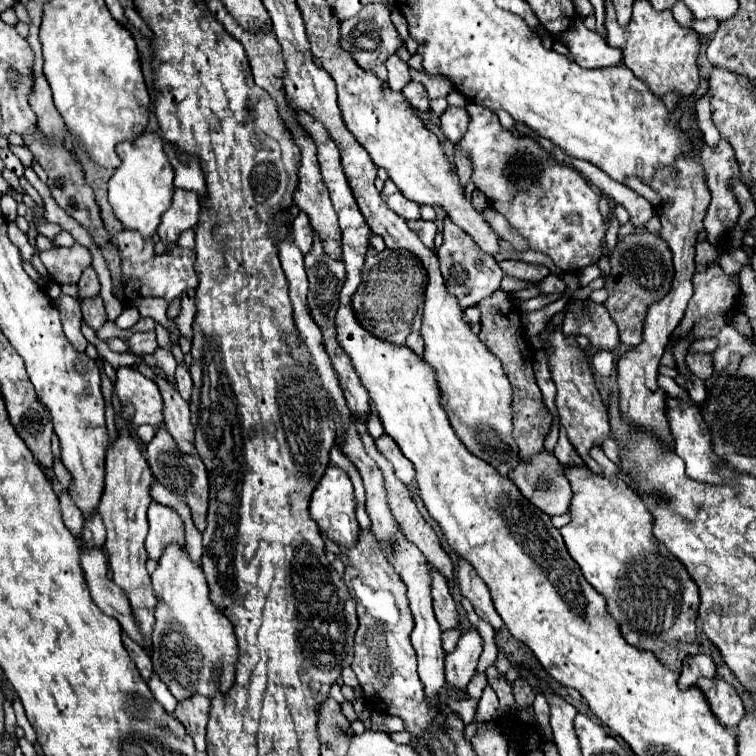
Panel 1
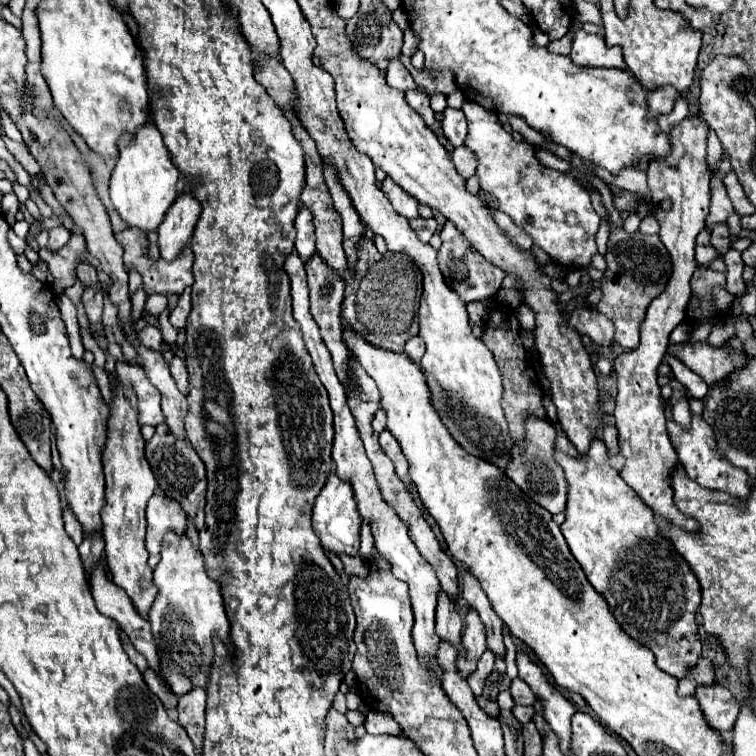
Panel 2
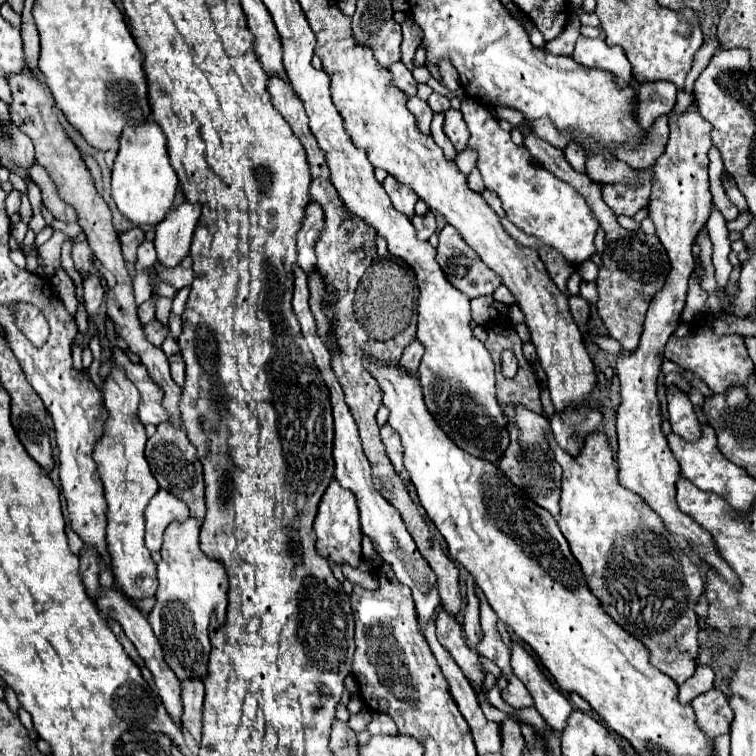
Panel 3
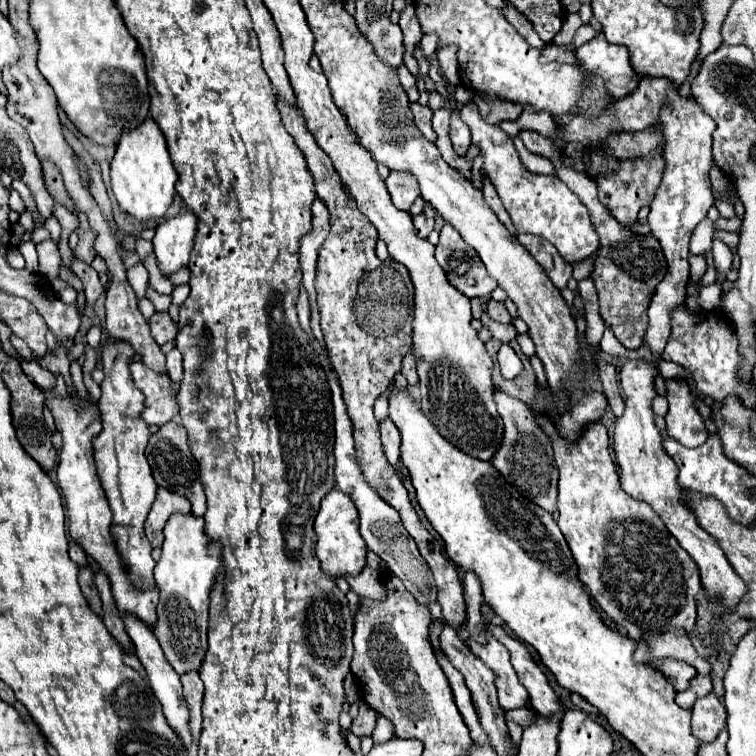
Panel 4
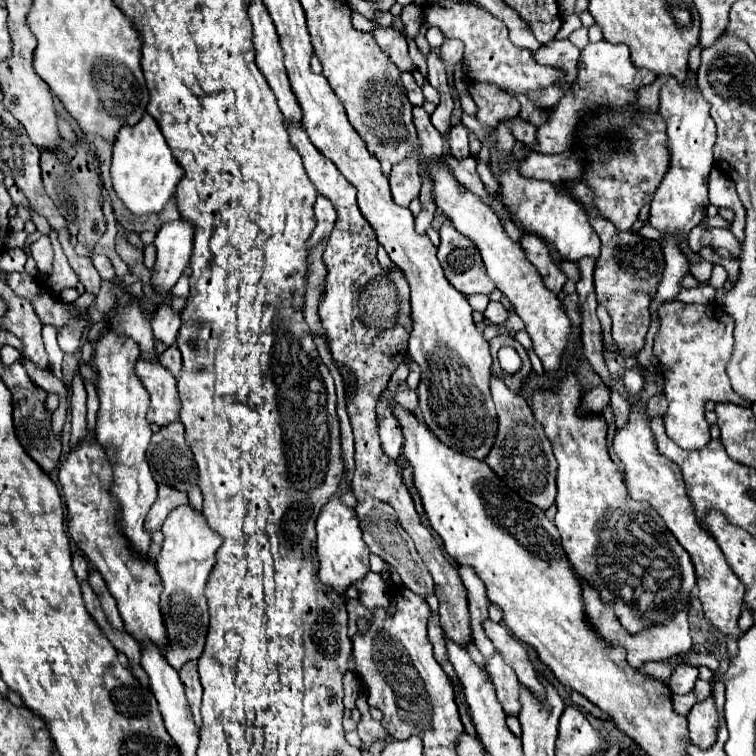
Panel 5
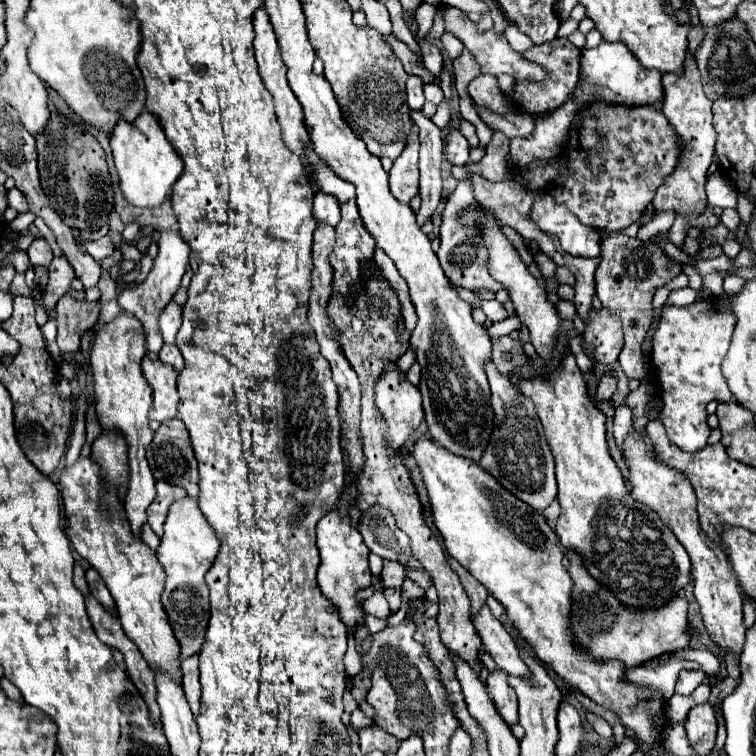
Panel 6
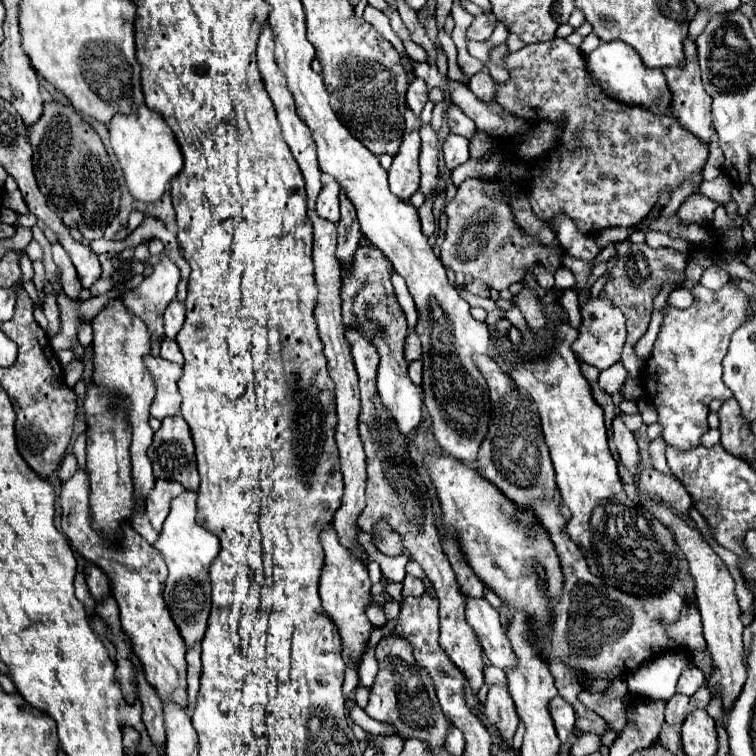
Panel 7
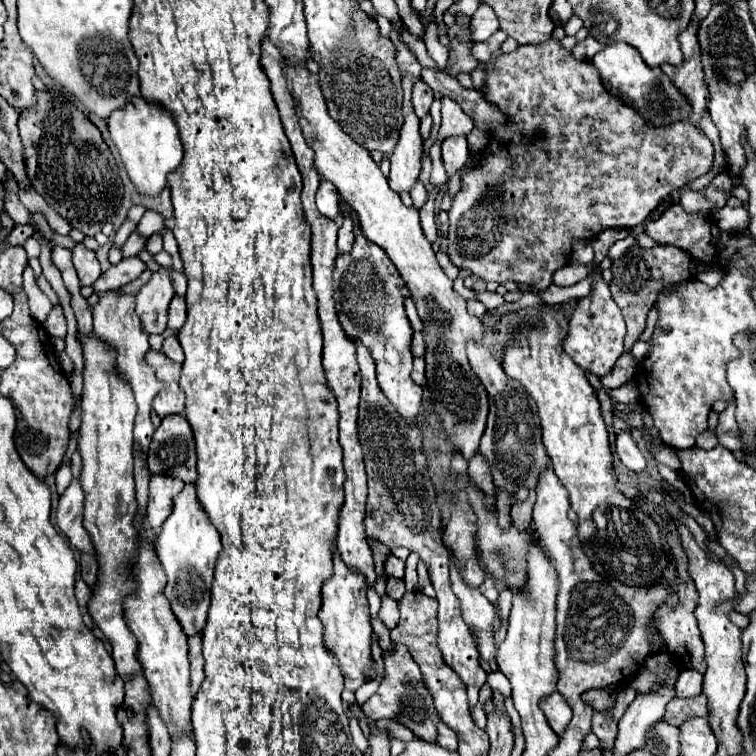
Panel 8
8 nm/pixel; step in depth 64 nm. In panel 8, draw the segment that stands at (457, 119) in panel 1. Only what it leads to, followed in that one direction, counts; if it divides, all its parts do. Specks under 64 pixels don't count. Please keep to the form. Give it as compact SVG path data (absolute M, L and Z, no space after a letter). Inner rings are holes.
M452 136L442 142L442 162L448 176L454 176L468 160L468 144L464 136Z

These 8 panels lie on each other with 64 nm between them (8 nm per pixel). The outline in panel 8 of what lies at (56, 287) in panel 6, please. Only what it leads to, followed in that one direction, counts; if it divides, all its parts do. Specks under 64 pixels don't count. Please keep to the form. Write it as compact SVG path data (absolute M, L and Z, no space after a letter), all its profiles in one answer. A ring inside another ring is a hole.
M58 304L48 314L48 318L44 322L44 328L50 334L50 338L66 338L66 318L64 318L64 312Z

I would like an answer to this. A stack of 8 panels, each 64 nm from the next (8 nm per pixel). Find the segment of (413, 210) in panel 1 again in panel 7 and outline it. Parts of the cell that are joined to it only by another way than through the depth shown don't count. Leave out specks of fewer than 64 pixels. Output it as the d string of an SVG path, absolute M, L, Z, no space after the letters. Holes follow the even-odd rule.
M406 110L404 118L406 118L406 128L404 128L402 144L388 170L388 180L392 194L396 194L402 200L408 200L420 186L420 170L418 170L420 120L412 110Z

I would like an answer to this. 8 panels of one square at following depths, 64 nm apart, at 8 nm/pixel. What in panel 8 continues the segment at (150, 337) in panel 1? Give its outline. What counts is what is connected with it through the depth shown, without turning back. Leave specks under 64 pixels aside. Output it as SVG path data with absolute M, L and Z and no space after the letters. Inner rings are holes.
M174 296L170 302L170 310L168 310L168 326L170 328L182 328L182 324L186 322L186 302L182 296Z

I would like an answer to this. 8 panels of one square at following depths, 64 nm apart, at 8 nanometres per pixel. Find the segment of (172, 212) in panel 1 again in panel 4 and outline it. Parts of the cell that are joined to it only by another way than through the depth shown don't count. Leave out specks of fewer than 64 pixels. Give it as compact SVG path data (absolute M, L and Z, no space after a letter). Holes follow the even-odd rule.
M182 210L178 216L164 220L156 228L156 236L152 242L162 276L168 278L188 264L194 234L196 234L196 216L188 210Z

